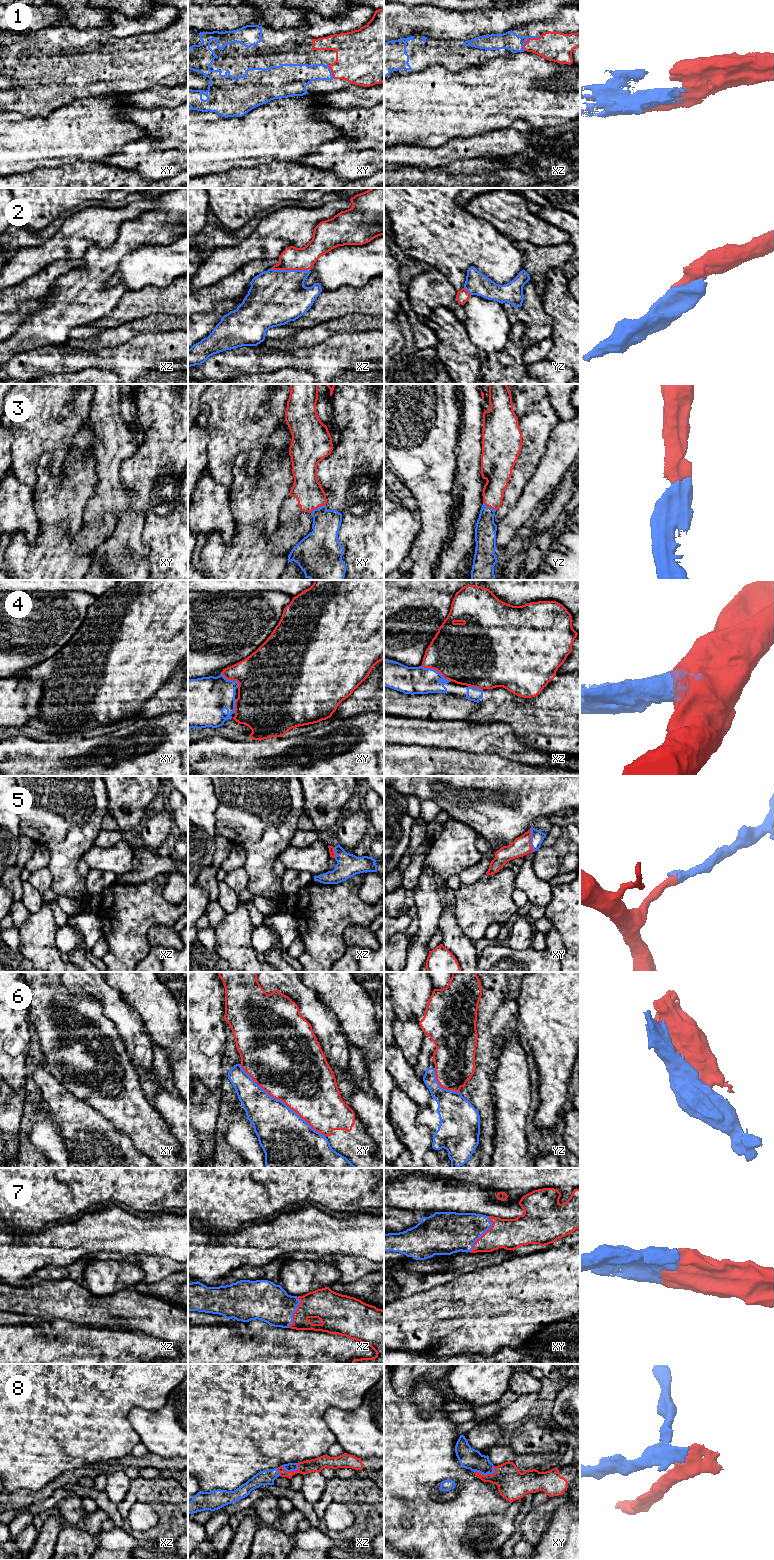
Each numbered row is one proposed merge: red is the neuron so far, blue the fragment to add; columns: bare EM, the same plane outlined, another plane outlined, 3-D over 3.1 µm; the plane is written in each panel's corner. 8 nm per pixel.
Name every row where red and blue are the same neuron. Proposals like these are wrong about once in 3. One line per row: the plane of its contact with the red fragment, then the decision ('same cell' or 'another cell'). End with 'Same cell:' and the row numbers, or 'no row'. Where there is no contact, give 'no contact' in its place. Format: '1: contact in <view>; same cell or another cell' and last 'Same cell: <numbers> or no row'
1: contact in xz; same cell
2: contact in xz; same cell
3: contact in xy; same cell
4: contact in xz; another cell
5: contact in xy; same cell
6: contact in xy; another cell
7: contact in xy; same cell
8: contact in xy; same cell
Same cell: 1, 2, 3, 5, 7, 8

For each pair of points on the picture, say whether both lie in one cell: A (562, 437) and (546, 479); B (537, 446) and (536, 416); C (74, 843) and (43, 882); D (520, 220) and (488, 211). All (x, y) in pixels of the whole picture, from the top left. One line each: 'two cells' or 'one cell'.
A: one cell
B: one cell
C: two cells
D: one cell

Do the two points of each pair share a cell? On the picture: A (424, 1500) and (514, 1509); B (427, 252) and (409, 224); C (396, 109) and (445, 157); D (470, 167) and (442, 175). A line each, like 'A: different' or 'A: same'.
A: different
B: same
C: different
D: same

